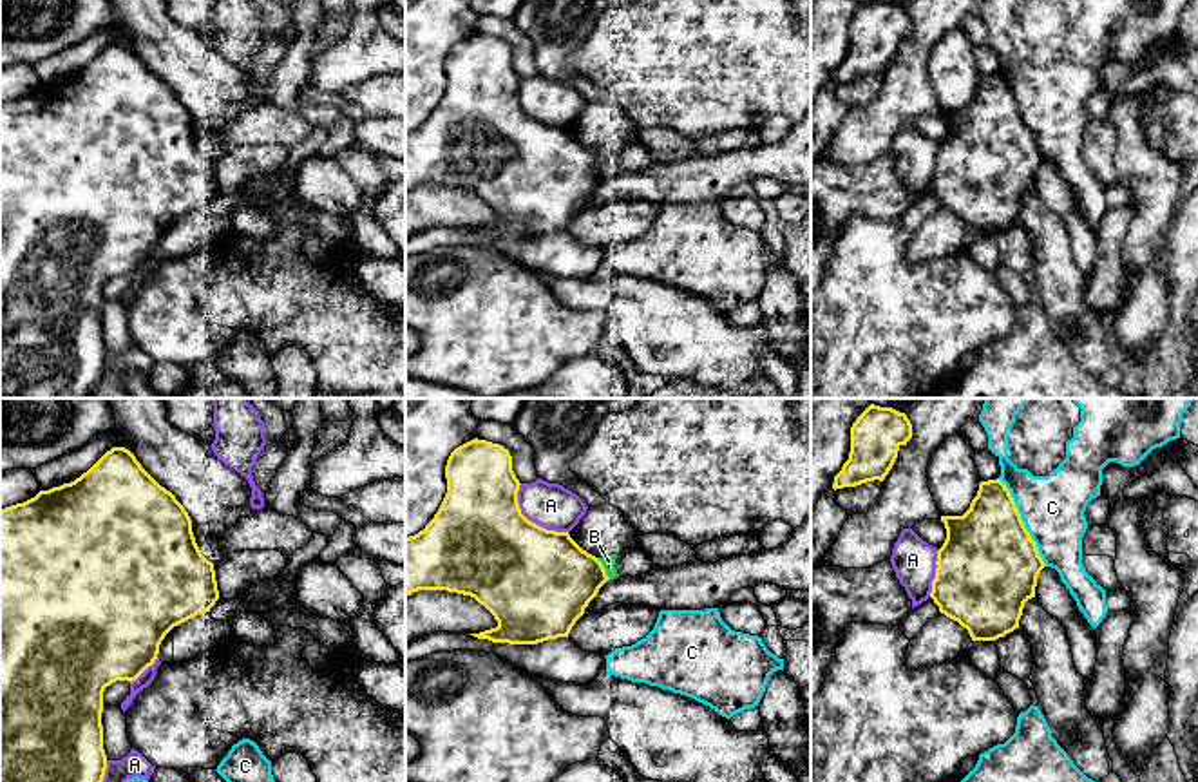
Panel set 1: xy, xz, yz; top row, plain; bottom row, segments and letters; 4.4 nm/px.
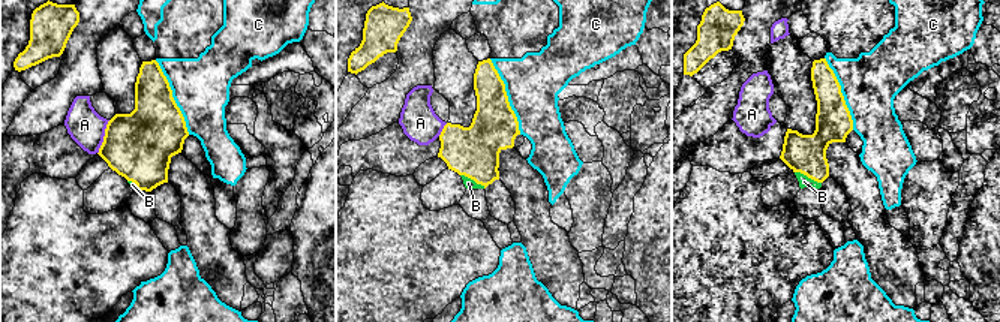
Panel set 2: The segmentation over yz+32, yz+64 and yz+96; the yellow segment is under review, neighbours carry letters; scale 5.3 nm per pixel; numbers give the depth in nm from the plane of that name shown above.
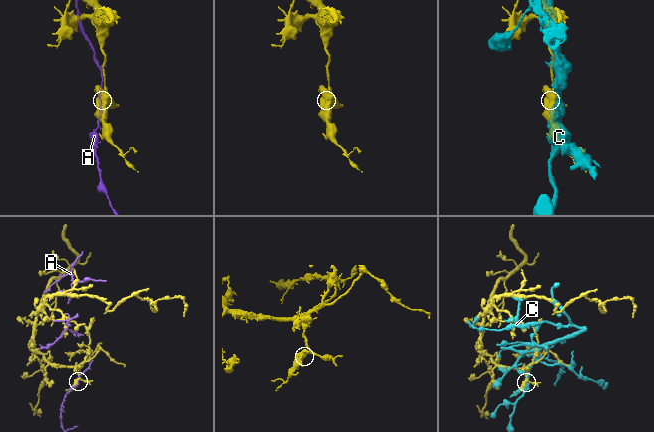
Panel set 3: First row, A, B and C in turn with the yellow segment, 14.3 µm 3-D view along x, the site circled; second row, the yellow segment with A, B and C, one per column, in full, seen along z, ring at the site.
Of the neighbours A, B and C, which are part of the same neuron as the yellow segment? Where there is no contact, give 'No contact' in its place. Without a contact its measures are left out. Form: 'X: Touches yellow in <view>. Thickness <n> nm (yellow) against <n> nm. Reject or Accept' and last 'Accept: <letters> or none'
A: Touches yellow in xz. Thickness 460 nm (yellow) against 200 nm. Reject
B: Touches yellow in xz. Thickness 400 nm (yellow) against 60 nm. Accept
C: Touches yellow in yz. Thickness 440 nm (yellow) against 280 nm. Reject
Accept: B

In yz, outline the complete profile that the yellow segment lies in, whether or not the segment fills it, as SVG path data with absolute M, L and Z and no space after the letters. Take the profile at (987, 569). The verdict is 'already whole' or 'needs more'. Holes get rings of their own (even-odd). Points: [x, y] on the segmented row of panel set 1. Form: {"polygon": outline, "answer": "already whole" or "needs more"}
{"polygon": "M999 478L981 482L970 509L963 516L941 516L941 521L946 539L937 550L930 592L939 612L966 628L972 641L995 641L1019 628L1024 603L1035 597L1046 565L1006 485Z", "answer": "already whole"}

